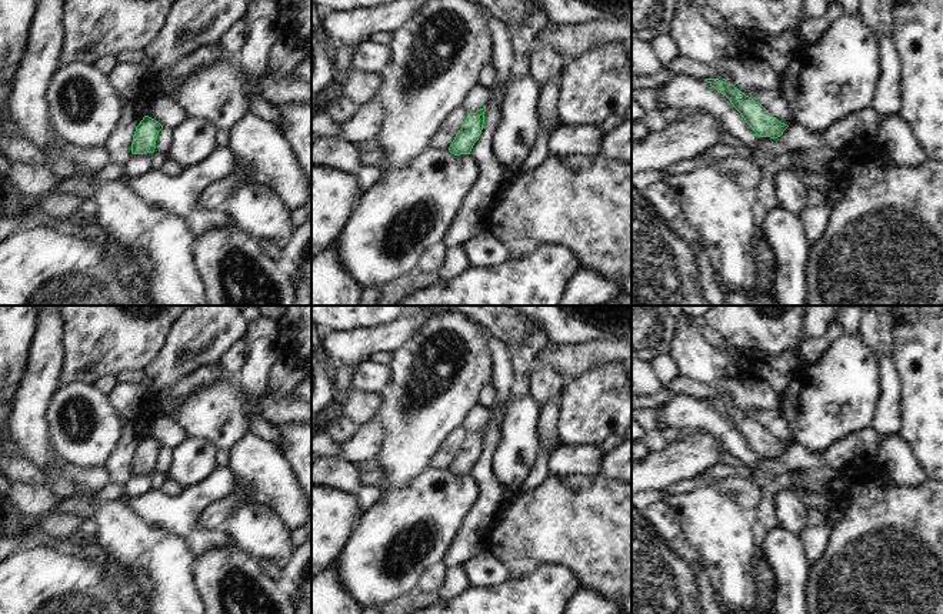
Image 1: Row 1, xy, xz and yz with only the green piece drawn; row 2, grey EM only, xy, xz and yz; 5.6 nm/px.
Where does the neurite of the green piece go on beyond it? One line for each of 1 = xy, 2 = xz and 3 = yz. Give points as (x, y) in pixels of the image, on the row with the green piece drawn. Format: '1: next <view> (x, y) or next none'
1: next none
2: next none
3: next none

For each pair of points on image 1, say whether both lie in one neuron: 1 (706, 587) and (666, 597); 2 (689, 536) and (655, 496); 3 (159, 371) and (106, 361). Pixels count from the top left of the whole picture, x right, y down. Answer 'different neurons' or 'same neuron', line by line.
1: different neurons
2: different neurons
3: different neurons

